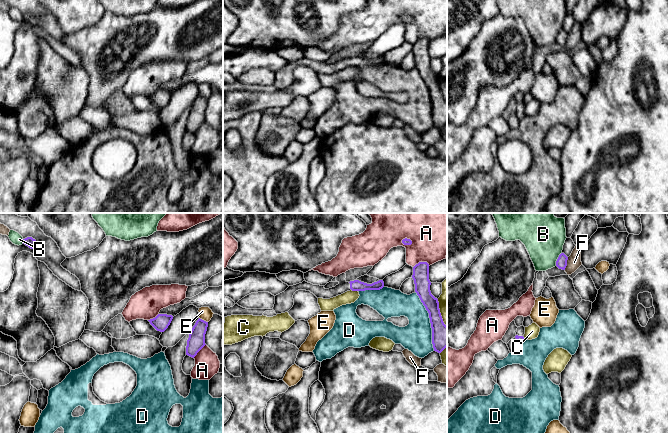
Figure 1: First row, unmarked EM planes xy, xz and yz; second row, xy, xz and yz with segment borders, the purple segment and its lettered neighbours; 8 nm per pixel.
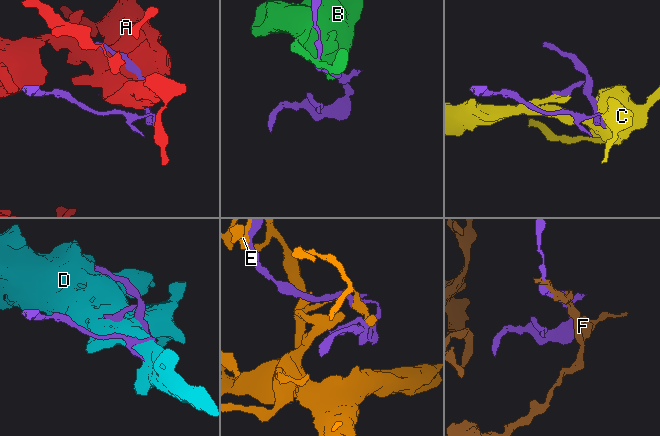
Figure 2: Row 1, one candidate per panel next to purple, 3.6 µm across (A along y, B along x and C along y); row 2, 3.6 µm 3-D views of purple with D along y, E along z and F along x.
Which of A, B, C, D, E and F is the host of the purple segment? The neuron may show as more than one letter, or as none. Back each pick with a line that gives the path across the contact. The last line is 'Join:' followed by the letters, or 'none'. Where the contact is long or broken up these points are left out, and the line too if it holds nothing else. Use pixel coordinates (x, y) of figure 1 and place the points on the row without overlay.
Join: none

